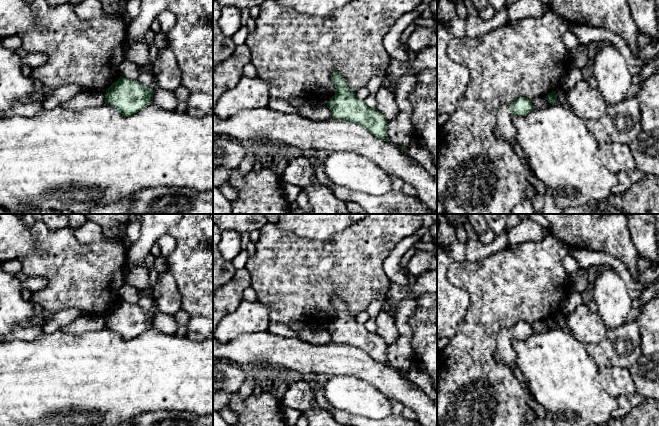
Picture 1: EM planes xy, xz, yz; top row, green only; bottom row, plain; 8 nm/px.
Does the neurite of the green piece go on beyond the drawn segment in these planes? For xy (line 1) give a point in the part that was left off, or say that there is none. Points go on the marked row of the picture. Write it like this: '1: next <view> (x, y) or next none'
1: next none

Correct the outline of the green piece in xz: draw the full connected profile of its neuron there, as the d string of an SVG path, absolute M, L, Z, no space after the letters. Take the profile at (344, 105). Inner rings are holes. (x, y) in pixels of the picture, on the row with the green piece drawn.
M332 73L331 79L336 88L335 95L327 103L332 117L358 124L373 136L390 143L385 116L376 108L369 108L364 101L359 100L339 73Z

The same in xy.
M120 77L105 94L105 104L117 109L122 115L133 115L153 103L154 90L138 81Z

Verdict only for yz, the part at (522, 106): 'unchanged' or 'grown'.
grown

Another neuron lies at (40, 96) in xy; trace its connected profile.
M41 87L35 94L33 94L29 97L22 98L22 101L24 103L27 103L29 101L35 100L42 104L45 101L45 99L47 98L47 95L48 95L48 90Z

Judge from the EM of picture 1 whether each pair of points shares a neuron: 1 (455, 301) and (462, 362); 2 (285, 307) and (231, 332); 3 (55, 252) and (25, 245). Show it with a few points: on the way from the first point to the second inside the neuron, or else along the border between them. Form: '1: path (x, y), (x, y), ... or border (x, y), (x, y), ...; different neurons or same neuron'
1: border (469, 304), (464, 318), (450, 339); different neurons
2: border (257, 300), (268, 308), (270, 321); different neurons
3: border (31, 227), (31, 235), (36, 248), (18, 258); different neurons

